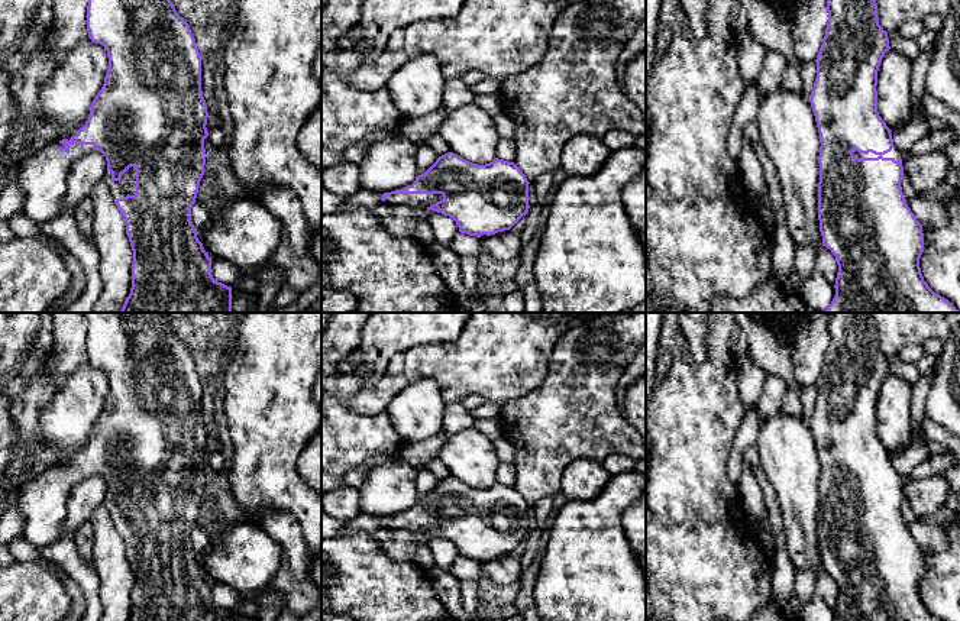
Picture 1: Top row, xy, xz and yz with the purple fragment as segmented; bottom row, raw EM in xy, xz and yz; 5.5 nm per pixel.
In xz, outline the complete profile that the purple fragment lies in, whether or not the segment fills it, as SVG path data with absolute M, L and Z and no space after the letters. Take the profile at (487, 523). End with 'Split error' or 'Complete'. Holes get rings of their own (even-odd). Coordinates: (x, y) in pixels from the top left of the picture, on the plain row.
M447 476L411 510L391 517L378 517L388 530L427 531L453 543L460 557L481 562L510 554L529 530L529 505L514 486L495 482L485 489L472 488L453 476Z. Split error

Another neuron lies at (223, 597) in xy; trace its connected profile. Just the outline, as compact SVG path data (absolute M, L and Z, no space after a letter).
M211 583L211 599L214 605L222 607L227 611L236 611L242 601L255 602L258 599L259 592L252 593L239 593L235 589L227 586Z

